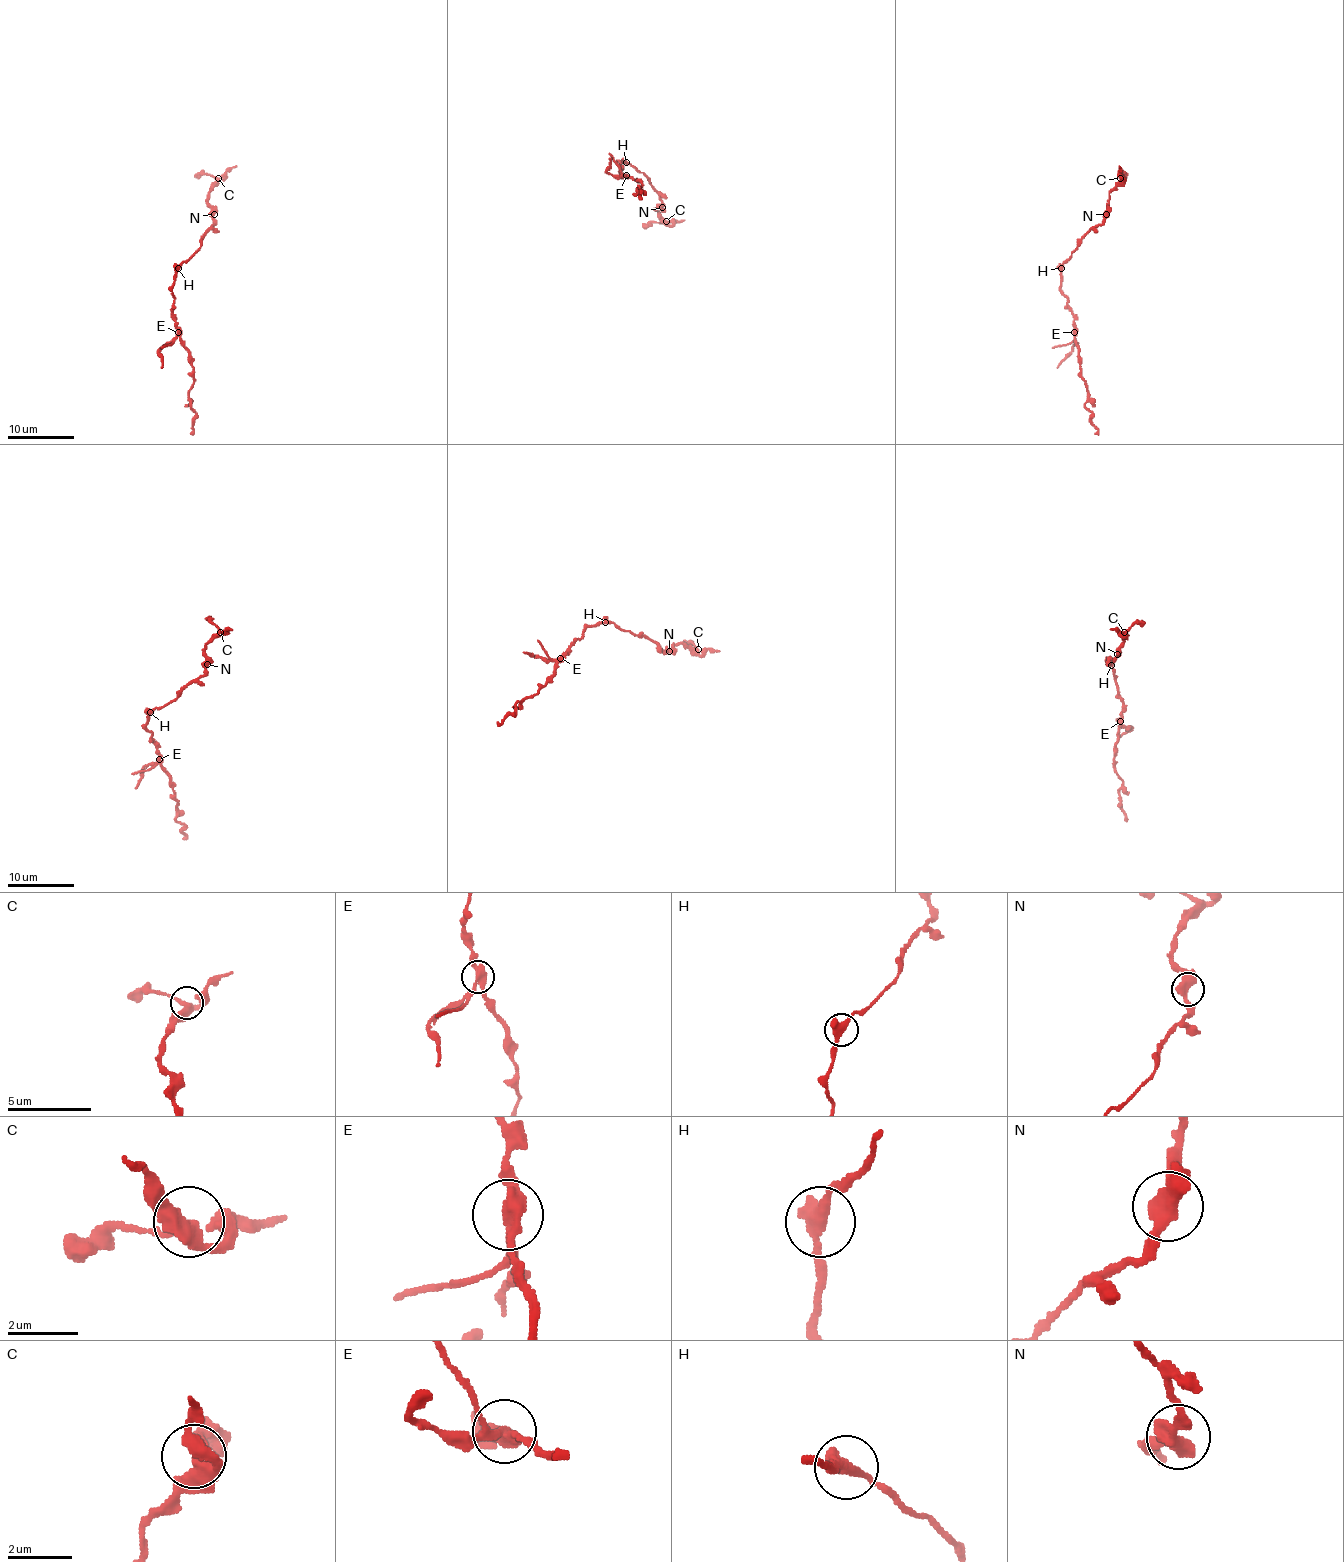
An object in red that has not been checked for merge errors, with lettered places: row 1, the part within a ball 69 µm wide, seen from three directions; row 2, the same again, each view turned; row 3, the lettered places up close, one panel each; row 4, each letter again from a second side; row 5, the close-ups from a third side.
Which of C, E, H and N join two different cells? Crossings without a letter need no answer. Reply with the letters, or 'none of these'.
E

